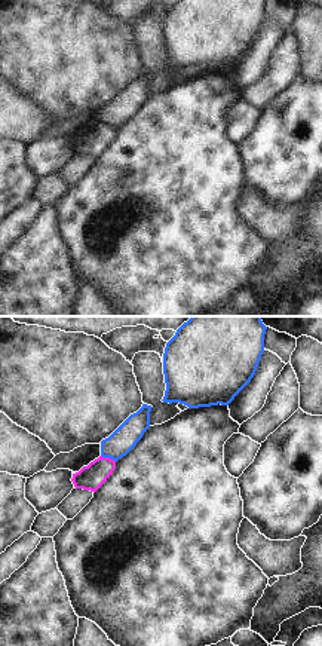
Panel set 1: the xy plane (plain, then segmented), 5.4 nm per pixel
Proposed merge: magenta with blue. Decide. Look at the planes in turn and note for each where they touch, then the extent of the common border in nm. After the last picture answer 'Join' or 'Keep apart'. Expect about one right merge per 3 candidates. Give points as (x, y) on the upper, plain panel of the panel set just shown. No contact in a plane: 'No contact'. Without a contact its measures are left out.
Touches magenta at (109, 125). Shared border 90 nm.

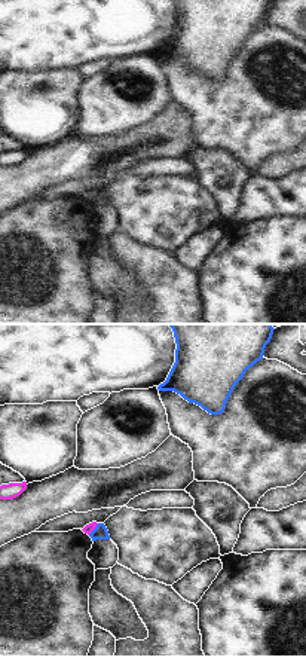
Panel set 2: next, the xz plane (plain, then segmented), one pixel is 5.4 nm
Touches magenta at (92, 196). Shared border 90 nm.

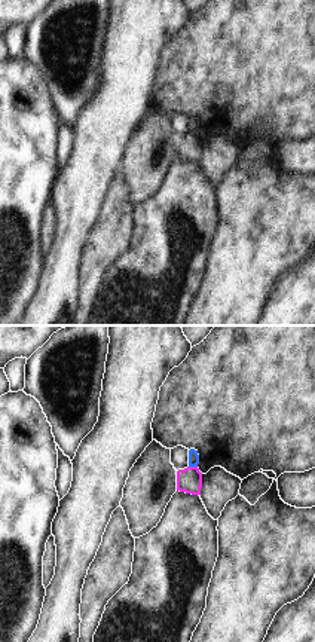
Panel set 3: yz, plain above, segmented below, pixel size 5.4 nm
Touches magenta at (193, 134). Shared border 50 nm.

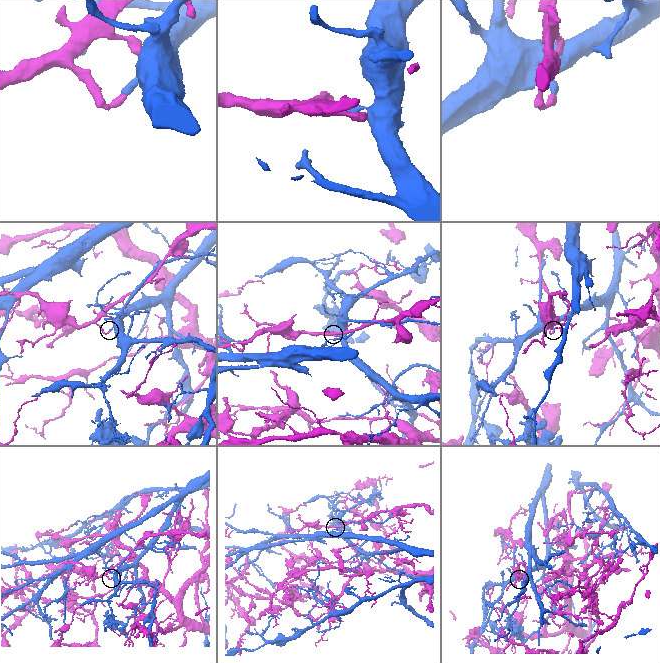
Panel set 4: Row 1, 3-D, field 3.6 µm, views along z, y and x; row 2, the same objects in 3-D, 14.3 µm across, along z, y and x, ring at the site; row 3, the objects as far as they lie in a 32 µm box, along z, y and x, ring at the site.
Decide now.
Keep apart.

